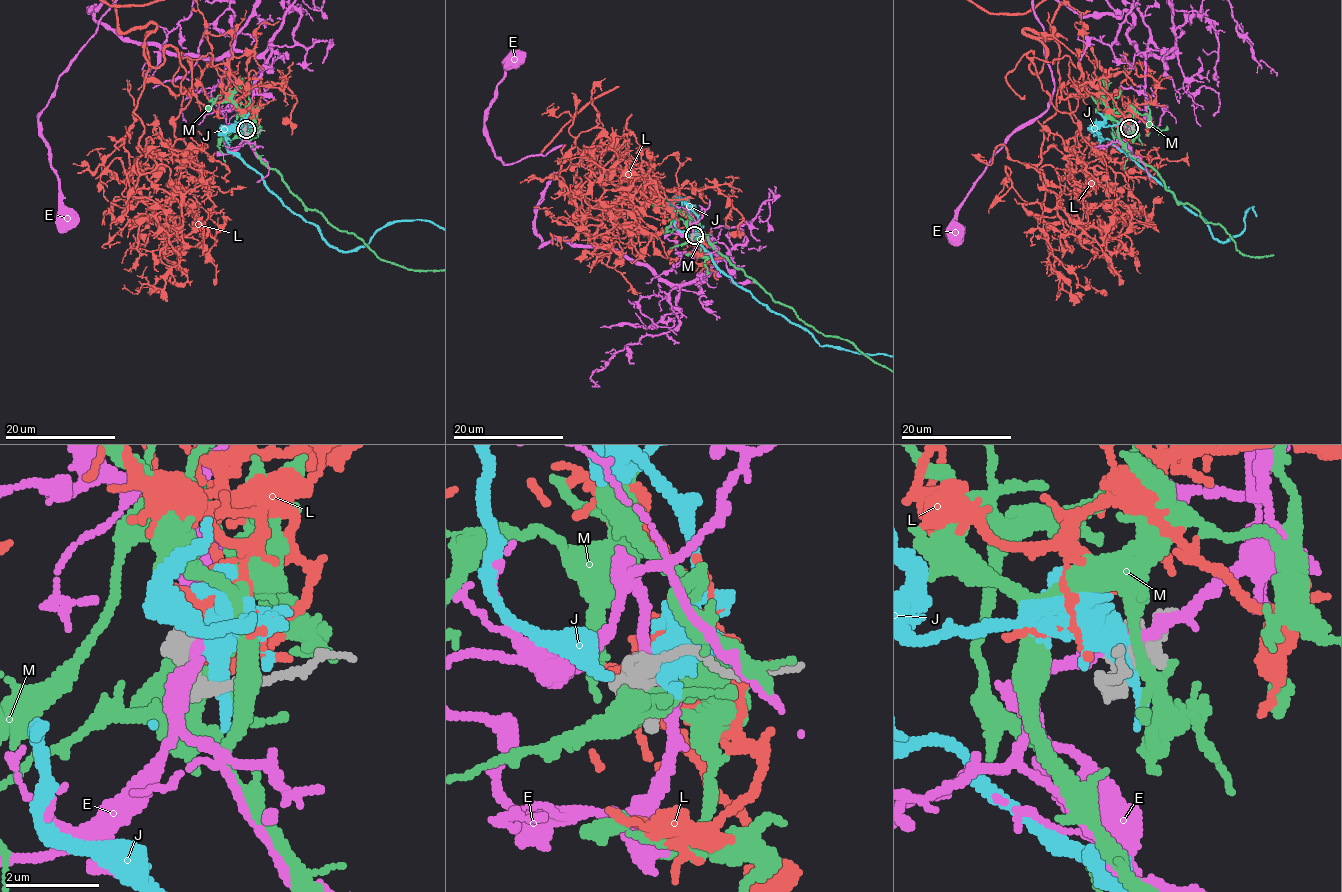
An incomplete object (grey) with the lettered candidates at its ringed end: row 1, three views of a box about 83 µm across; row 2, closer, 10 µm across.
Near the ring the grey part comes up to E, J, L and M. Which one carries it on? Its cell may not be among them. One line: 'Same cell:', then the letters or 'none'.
Same cell: J

